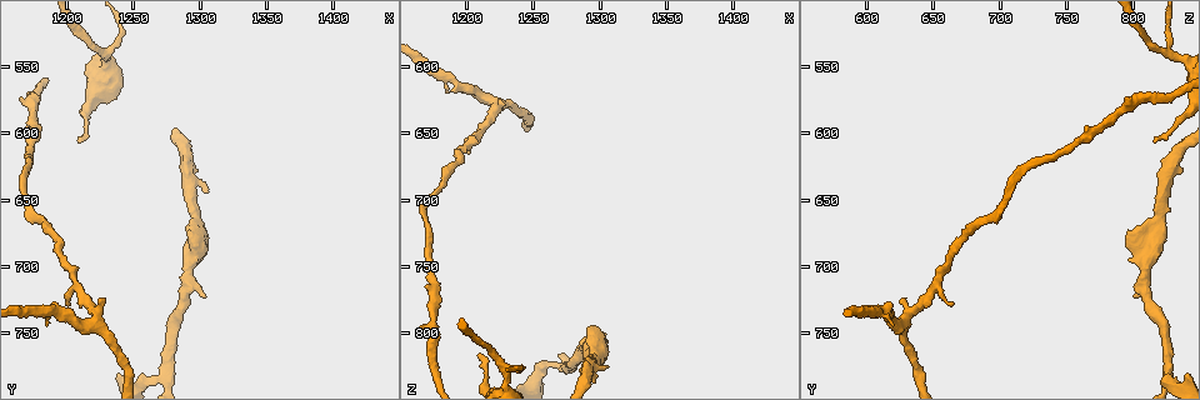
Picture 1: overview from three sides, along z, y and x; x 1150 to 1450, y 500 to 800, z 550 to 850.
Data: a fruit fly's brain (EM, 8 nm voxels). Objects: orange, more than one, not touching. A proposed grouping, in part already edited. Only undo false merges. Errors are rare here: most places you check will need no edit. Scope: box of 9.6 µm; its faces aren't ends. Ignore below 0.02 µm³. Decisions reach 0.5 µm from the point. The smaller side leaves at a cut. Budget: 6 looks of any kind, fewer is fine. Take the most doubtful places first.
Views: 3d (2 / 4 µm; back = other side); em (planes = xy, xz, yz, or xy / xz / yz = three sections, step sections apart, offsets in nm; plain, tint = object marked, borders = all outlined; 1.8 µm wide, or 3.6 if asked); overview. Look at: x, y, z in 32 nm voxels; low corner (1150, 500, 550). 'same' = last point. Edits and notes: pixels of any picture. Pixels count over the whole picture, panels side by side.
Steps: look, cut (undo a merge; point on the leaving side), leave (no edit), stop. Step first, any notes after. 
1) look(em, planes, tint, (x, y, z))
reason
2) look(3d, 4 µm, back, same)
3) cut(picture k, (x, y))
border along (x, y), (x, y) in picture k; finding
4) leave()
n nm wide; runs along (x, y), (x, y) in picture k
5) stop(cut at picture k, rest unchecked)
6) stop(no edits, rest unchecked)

look(em, xz, step 16, tint, (1228, 542, 828))
sudden change in width

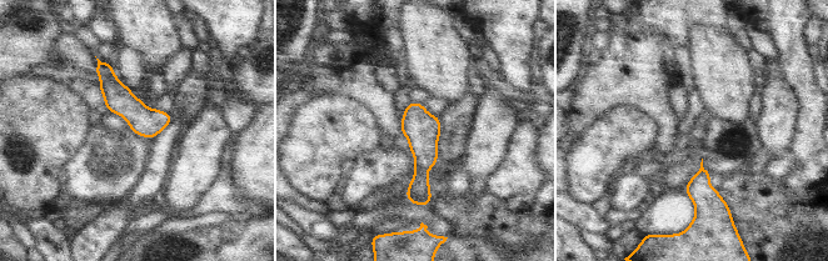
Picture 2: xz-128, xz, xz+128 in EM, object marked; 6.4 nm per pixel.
look(em, planes, tint, same)

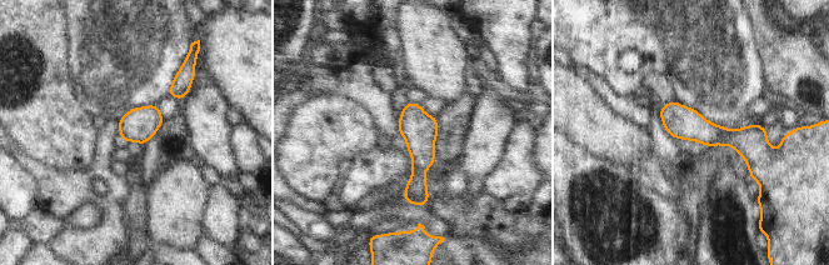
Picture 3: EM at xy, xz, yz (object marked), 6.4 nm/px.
leave()
all the same neuron

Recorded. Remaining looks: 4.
look(em, planes, tint, (1222, 740, 628))
abrupt turn

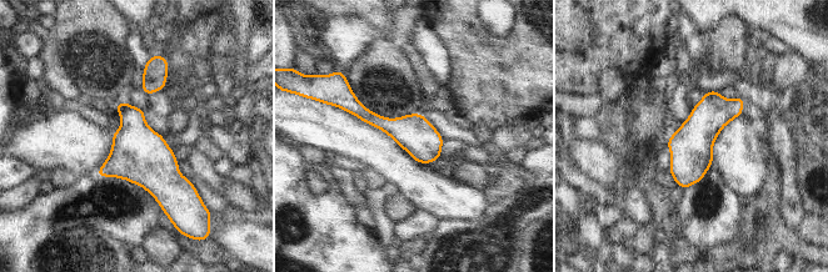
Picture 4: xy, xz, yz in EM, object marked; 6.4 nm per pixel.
leave()
runs along (350, 100), (438, 152) in picture 4; continuous, no second neuron

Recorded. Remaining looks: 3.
look(3d, 2 µm, (1298, 682, 814))
a fork

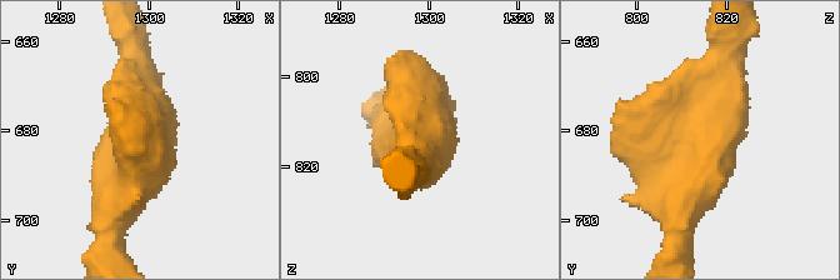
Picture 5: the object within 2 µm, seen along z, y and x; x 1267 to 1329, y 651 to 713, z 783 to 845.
look(em, planes, tint, (1297, 681, 815))

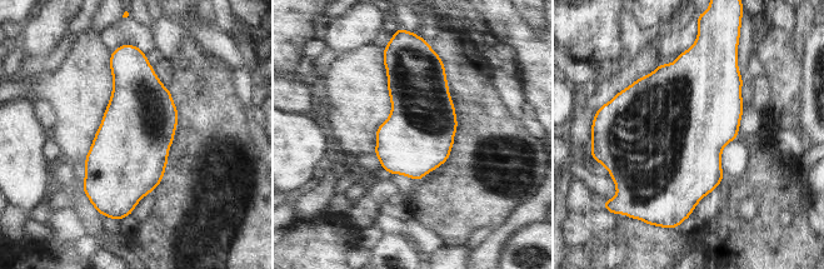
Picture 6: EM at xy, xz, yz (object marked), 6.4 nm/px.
leave()
continuous, no second neuron

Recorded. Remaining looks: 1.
stop(no edits, rest unchecked)

